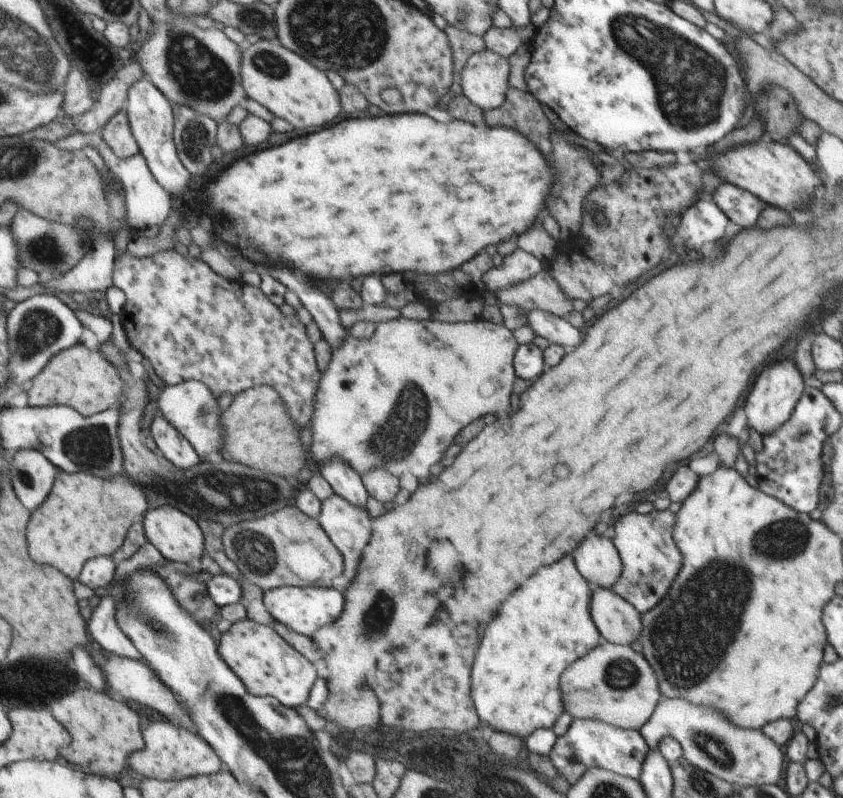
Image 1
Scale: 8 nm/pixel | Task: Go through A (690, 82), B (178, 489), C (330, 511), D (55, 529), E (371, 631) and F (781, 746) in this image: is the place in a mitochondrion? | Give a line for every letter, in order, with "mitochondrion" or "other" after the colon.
A: mitochondrion
B: mitochondrion
C: other
D: other
E: mitochondrion
F: other

